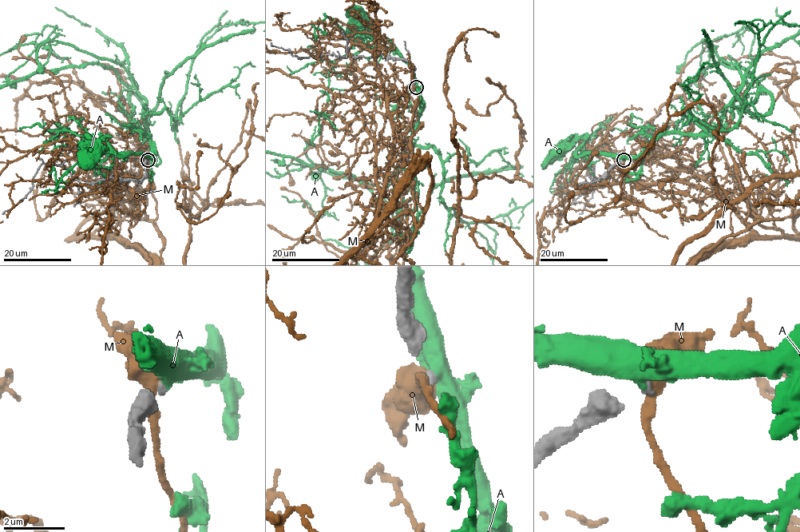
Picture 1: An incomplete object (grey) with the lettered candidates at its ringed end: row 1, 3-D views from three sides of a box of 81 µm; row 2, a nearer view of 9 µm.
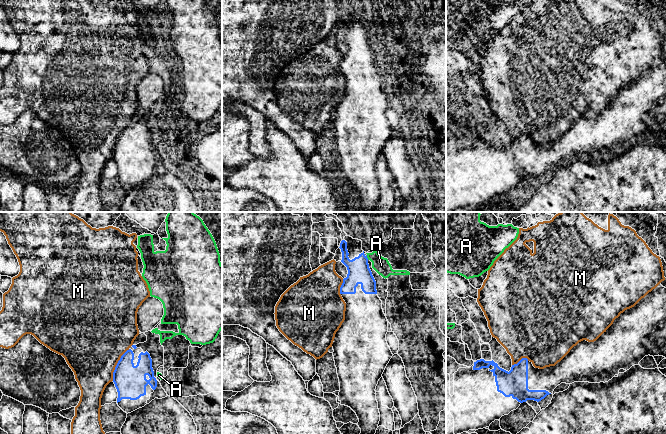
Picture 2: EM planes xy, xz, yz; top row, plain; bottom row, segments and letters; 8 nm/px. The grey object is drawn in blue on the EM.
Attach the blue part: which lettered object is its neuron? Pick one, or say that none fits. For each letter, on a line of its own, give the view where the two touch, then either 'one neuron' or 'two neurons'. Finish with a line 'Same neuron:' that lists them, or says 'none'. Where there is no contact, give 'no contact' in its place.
A: xz | two neurons
M: xy | two neurons
Same neuron: none

